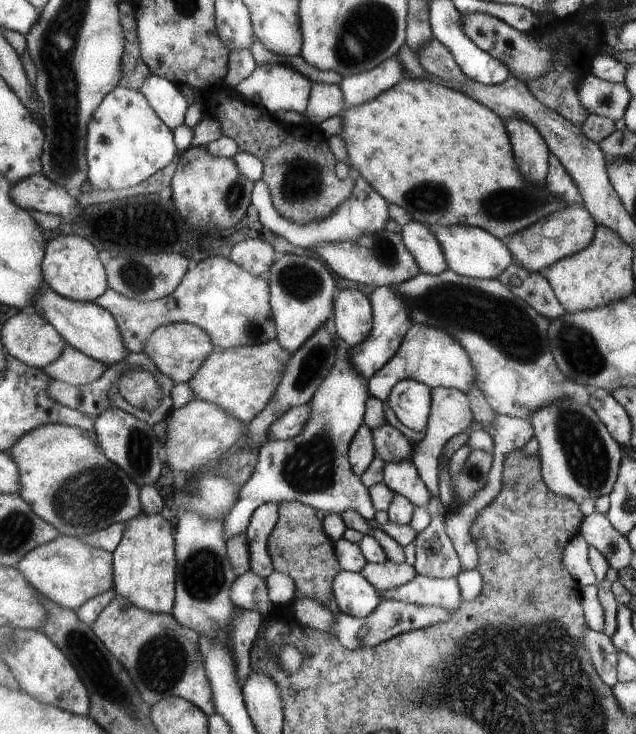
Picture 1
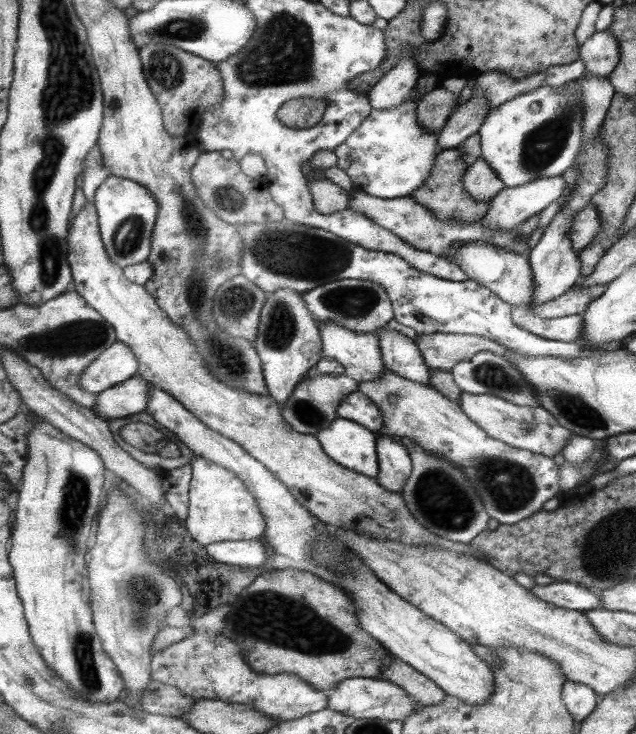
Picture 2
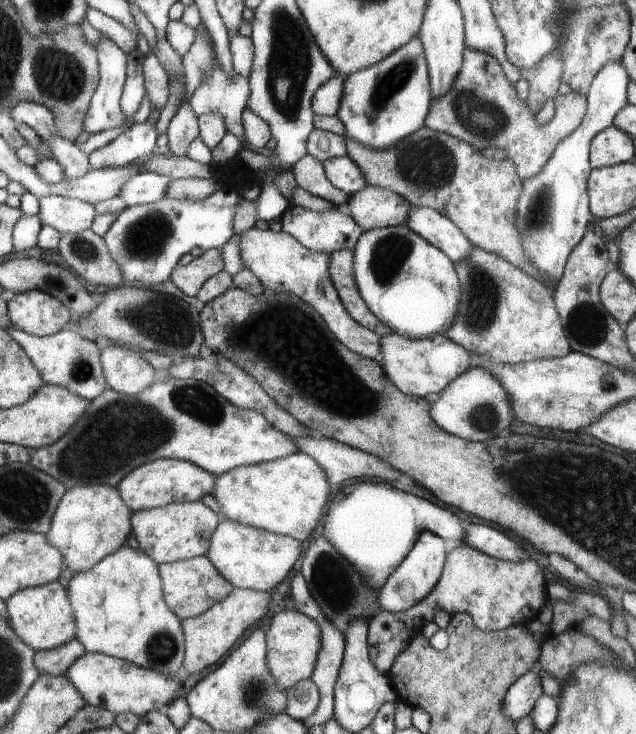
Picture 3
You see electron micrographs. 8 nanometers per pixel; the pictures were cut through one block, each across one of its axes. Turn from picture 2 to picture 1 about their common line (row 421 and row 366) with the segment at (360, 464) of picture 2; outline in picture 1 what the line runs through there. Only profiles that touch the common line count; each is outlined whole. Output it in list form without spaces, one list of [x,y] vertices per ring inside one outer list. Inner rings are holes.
[[[336,336],[335,360],[323,382],[313,392],[309,404],[311,414],[299,434],[287,440],[265,441],[257,450],[257,462],[251,478],[240,486],[238,500],[224,519],[222,534],[224,542],[231,536],[245,532],[251,513],[263,503],[297,501],[318,510],[320,514],[340,514],[354,510],[363,519],[371,520],[375,509],[369,500],[368,489],[361,484],[347,463],[347,447],[357,428],[363,422],[368,385],[351,368],[347,349]]]

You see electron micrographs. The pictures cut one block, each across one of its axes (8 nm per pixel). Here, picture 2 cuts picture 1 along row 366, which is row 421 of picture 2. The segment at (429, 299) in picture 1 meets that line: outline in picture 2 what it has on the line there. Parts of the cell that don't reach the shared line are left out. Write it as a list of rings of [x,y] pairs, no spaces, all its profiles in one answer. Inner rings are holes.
[[[465,392],[460,394],[457,404],[481,430],[494,439],[508,443],[509,446],[517,447],[519,450],[533,451],[533,454],[542,454],[549,458],[557,456],[573,435],[572,431],[561,426],[548,410],[537,404],[532,407],[517,406],[497,395]]]

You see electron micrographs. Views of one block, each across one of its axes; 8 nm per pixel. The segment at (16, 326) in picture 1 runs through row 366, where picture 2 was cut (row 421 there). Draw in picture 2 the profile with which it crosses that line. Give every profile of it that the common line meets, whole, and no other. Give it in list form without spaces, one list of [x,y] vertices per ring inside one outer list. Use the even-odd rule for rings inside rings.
[[[38,416],[32,421],[34,429],[29,435],[29,462],[24,470],[22,487],[18,491],[19,501],[15,511],[17,528],[12,535],[9,554],[16,574],[18,592],[24,603],[31,634],[45,658],[45,664],[85,700],[109,704],[119,700],[120,693],[124,691],[124,679],[117,671],[116,663],[104,649],[94,622],[92,606],[86,598],[86,588],[83,586],[89,540],[93,538],[91,522],[95,520],[101,502],[106,464],[93,447],[71,438],[51,422]]]

